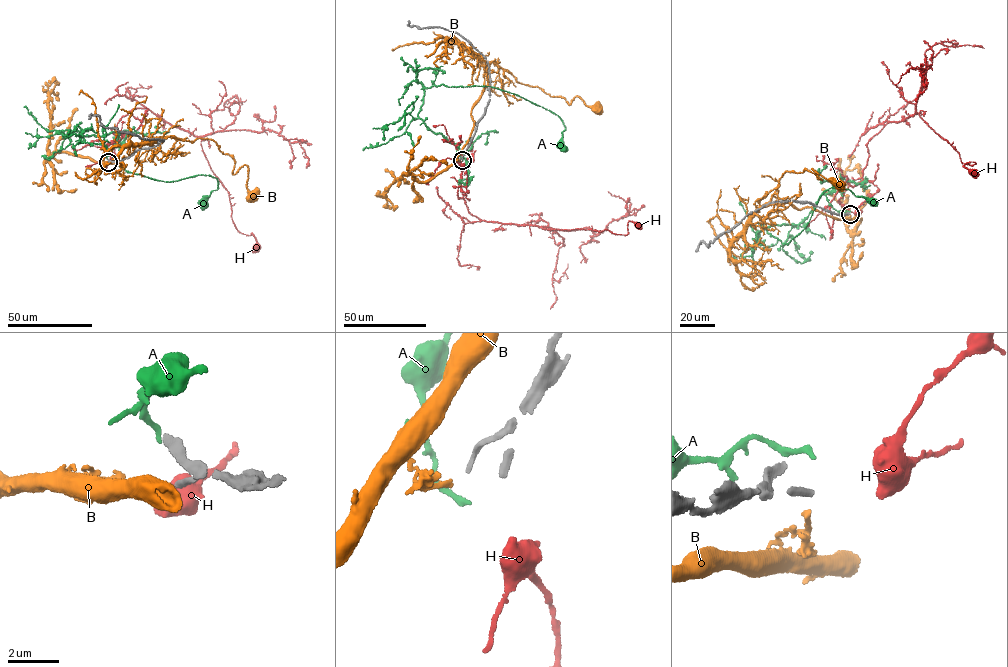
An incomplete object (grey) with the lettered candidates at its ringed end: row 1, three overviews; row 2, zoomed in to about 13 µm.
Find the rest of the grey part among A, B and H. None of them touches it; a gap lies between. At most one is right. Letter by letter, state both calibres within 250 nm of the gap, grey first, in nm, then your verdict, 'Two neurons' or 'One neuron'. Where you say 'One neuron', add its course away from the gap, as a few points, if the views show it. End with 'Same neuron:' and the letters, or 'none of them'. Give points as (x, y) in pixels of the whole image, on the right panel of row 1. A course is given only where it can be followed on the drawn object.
A: Thickness 260 nm (grey) against 200 nm. Two neurons
B: Thickness 260 nm (grey) against 200 nm. Two neurons
H: Thickness 260 nm (grey) against 550 nm. Two neurons
Same neuron: none of them

